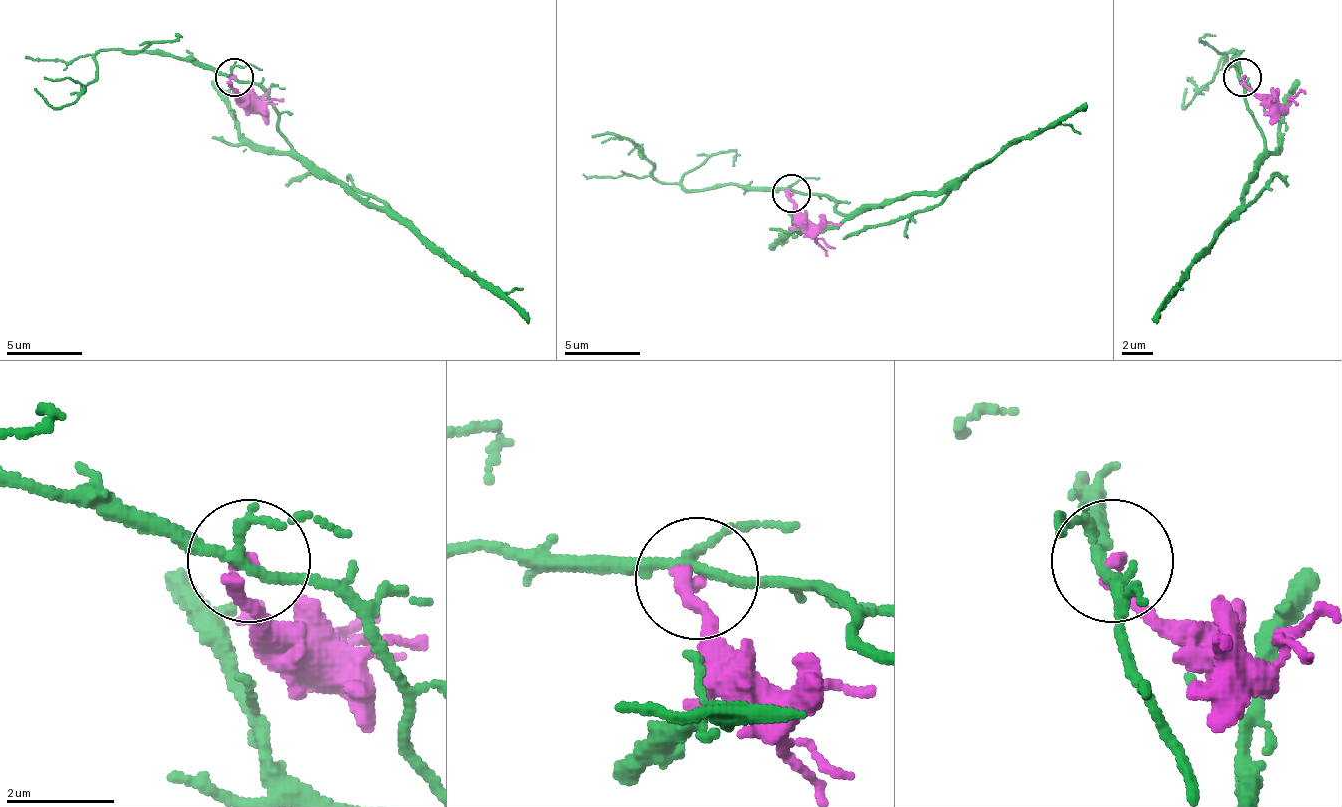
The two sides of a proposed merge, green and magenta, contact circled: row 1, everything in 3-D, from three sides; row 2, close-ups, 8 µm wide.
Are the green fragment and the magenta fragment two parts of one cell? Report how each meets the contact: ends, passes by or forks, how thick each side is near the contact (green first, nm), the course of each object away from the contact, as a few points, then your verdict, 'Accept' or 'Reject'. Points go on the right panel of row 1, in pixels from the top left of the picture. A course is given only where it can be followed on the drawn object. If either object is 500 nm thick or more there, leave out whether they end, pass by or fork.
At the ring green forks. At the ring magenta ends. Thickness 170 nm (green) against 280 nm. Course of green: (1241, 78), (1264, 139), (1264, 154), (1237, 211), (1192, 260), (1184, 279), (1158, 313), (1158, 325). Course of magenta: (1241, 78), (1260, 97), (1287, 104), (1306, 89). Reject

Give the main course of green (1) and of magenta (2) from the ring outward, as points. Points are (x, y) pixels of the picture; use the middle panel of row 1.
1: (790, 192), (825, 196), (844, 215), (859, 215), (954, 188), (1011, 142), (1087, 108)
2: (790, 192), (802, 211), (809, 237), (828, 256)

